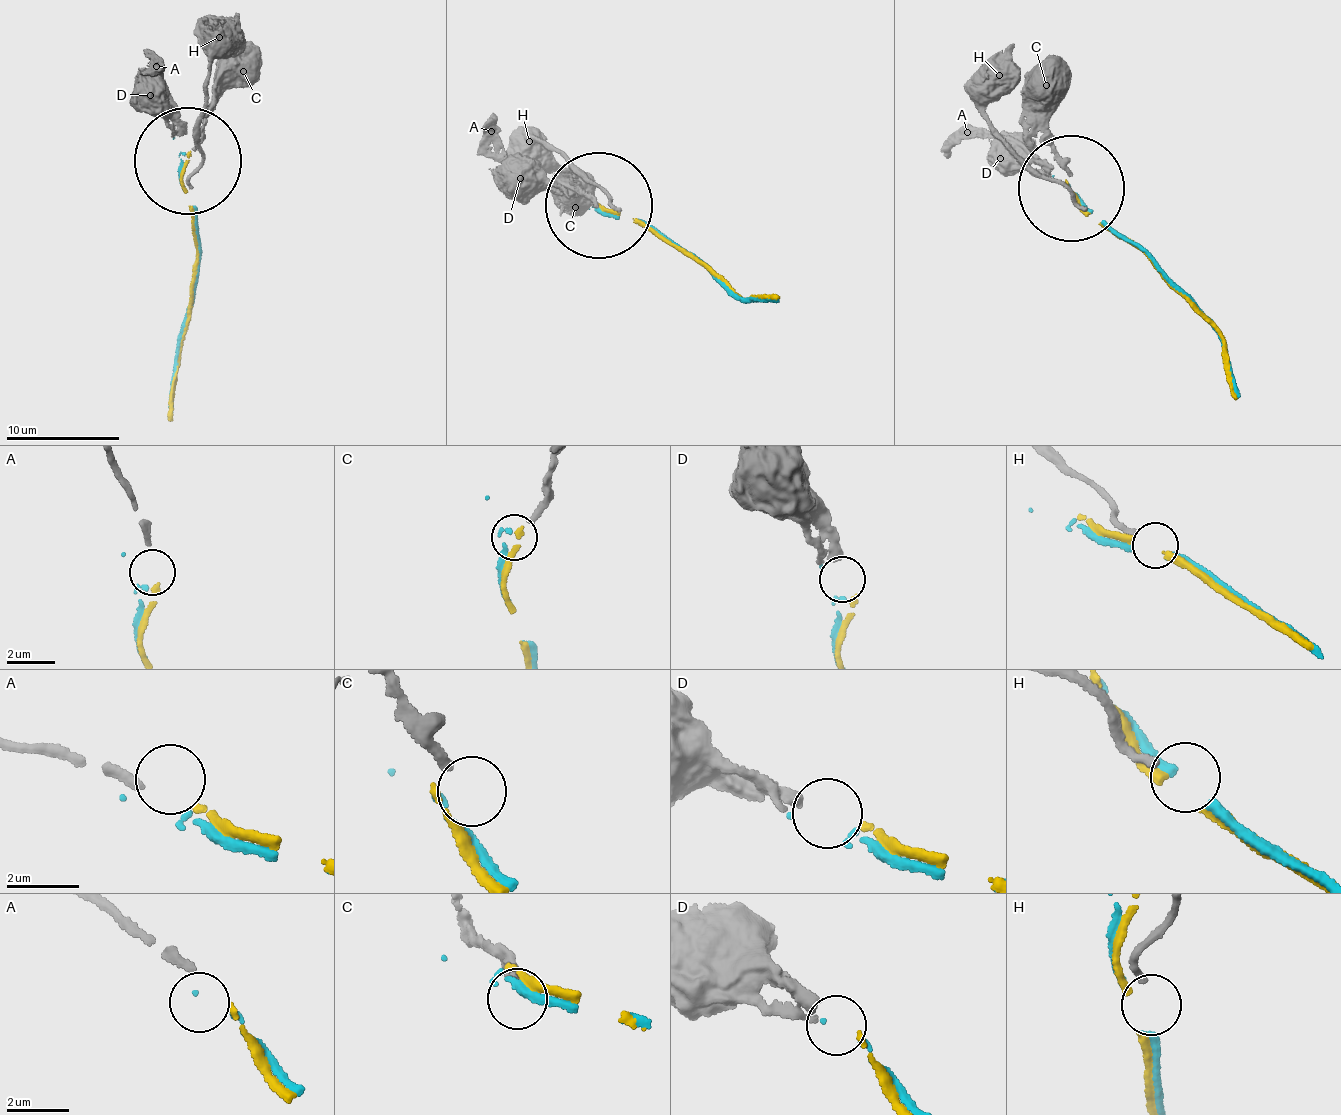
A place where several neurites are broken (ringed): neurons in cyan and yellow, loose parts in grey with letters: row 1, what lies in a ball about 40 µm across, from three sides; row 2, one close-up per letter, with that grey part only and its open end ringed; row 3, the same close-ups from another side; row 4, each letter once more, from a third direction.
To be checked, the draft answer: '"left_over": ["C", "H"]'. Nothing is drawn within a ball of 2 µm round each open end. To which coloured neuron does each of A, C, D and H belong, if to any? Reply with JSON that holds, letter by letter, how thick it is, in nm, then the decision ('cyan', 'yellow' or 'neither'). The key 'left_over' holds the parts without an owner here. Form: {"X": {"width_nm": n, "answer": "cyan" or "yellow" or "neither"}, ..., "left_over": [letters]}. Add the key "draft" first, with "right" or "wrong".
{"draft": "right", "A": {"width_nm": 280, "answer": "yellow"}, "C": {"width_nm": 280, "answer": "neither"}, "D": {"width_nm": 400, "answer": "cyan"}, "H": {"width_nm": 240, "answer": "neither"}, "left_over": ["C", "H"]}

